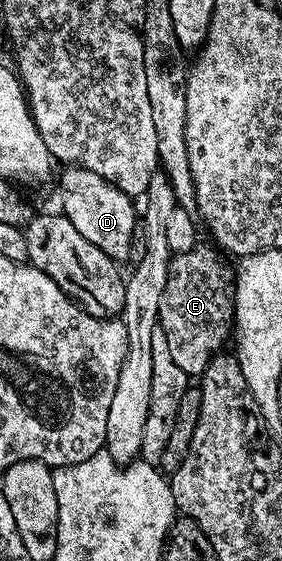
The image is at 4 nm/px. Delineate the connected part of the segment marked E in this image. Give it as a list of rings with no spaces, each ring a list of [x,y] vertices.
[[[198,244],[187,252],[173,254],[159,301],[159,330],[167,336],[171,360],[190,376],[204,374],[214,354],[224,347],[221,345],[225,337],[231,334],[231,298],[227,290],[225,294],[225,266],[221,263],[222,255],[213,250]]]

